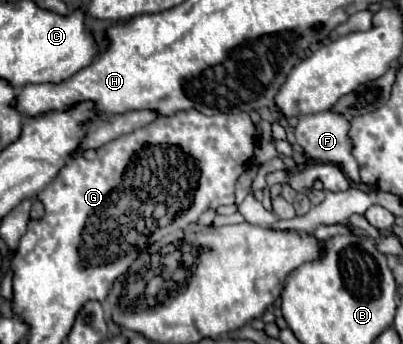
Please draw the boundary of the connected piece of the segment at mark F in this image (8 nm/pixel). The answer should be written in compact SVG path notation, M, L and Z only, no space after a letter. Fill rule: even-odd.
M324 110L320 114L308 114L300 118L296 130L296 142L304 148L304 156L312 158L316 162L326 162L326 164L336 164L354 184L360 184L360 174L356 160L352 158L352 144L348 142L348 120L340 118L340 114L332 114L330 110Z

